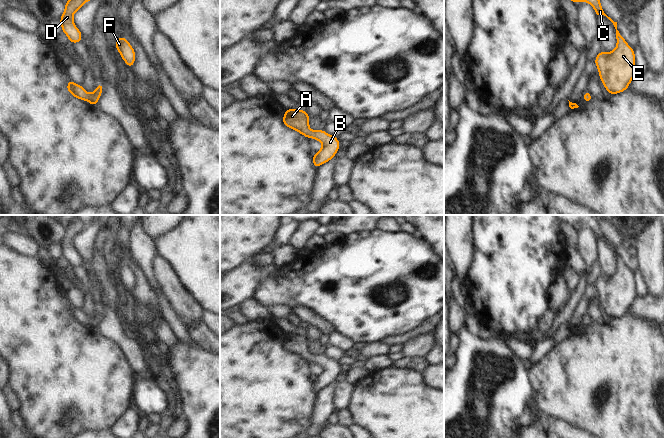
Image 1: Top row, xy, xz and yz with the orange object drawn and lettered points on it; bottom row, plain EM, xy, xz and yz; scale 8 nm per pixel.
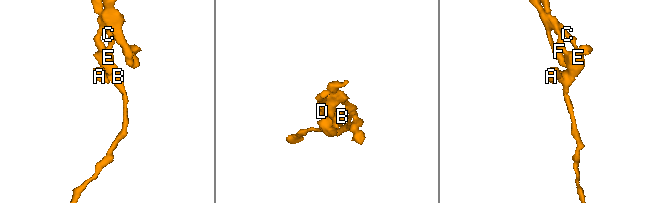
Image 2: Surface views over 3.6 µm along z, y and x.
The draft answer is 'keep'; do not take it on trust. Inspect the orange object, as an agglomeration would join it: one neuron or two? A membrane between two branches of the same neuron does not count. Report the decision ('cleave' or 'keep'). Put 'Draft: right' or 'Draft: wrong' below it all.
keep
Draft: right

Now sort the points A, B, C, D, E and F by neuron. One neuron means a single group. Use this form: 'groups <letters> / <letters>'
groups A B C D E F

